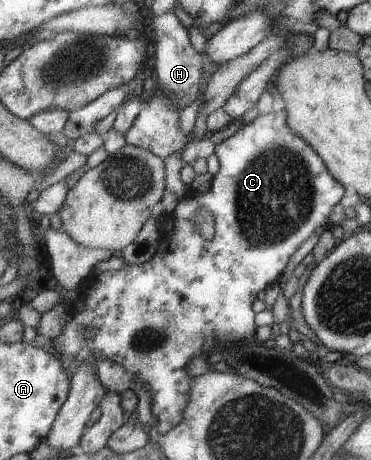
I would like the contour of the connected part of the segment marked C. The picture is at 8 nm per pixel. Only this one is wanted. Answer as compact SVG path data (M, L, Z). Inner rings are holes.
M286 108L280 111L272 110L271 113L265 113L265 115L258 115L254 121L243 125L243 128L234 133L233 136L216 145L214 154L219 160L220 169L213 178L211 189L206 193L201 193L197 197L181 200L176 205L176 208L170 215L173 219L173 229L169 233L163 234L162 240L159 241L159 247L157 247L157 253L145 264L127 265L127 267L124 266L123 270L116 268L97 273L97 277L91 279L91 286L87 287L83 291L83 294L78 297L85 302L83 310L77 312L73 305L70 306L70 310L73 313L71 322L66 326L65 332L53 340L52 344L57 350L57 357L61 359L65 368L74 368L74 375L76 369L80 368L81 364L88 364L90 362L96 365L97 352L123 365L129 373L137 375L153 395L153 414L157 415L159 419L158 431L163 434L181 424L181 421L184 421L184 410L188 407L188 402L191 400L192 391L193 378L189 377L185 372L185 368L190 361L197 356L214 358L216 356L214 352L216 351L217 339L229 343L231 340L250 340L254 338L258 327L256 325L258 314L253 309L253 303L257 301L257 295L261 291L268 289L272 284L279 283L279 279L283 276L285 268L289 265L289 261L293 259L293 255L297 253L303 241L307 241L319 227L323 227L323 225L329 227L331 224L329 219L333 215L333 207L345 197L344 185L336 177L333 177L333 174L327 169L328 165L325 165L325 160L321 157L321 154L317 153L317 150L313 149L313 145L305 141L304 137L299 137L293 131L293 128L289 127ZM201 206L205 206L215 215L216 235L211 241L204 241L201 235L197 235L194 231L193 217L195 217L195 211ZM90 328L94 328L97 331L94 336L86 334Z

